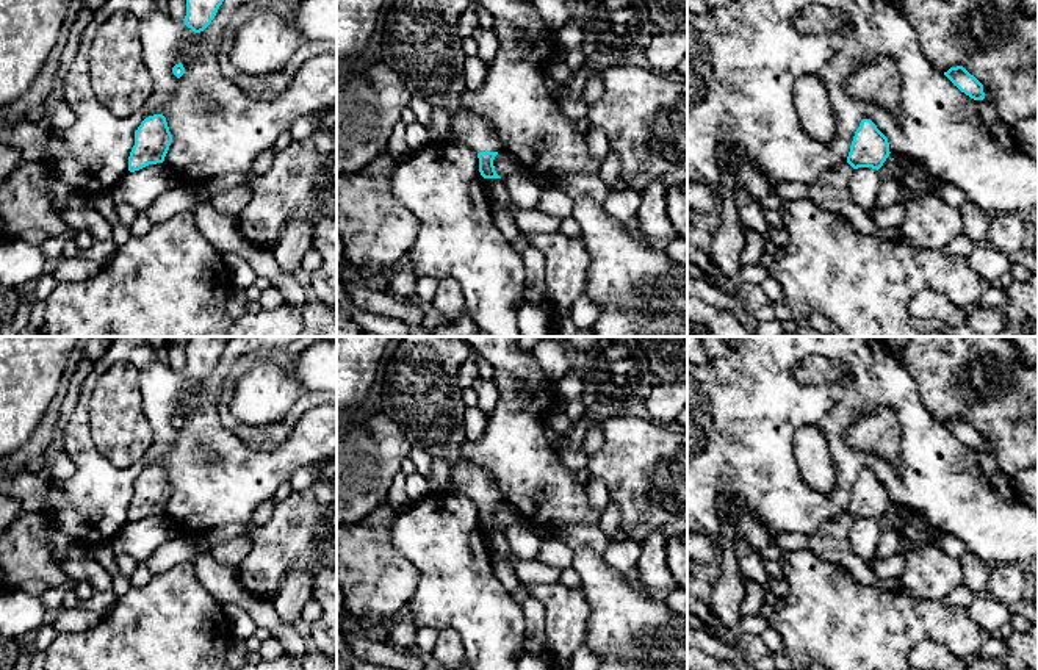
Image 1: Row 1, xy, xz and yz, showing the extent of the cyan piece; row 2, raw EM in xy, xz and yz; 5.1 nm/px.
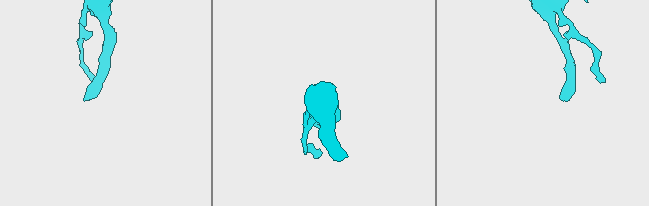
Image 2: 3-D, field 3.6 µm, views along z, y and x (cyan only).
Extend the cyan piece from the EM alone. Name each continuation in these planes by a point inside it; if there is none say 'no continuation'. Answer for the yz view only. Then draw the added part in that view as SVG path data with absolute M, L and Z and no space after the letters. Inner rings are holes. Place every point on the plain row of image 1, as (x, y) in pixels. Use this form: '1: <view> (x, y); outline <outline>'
1: yz (830, 542); outline M842 515L827 521L808 537L808 548L820 559L844 567L858 582L881 590L899 590L899 578L877 578L867 564L853 553L850 546L850 529L853 518Z

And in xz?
1: xz (421, 396); outline M404 337L384 371L380 412L401 429L413 448L421 448L449 465L451 493L463 493L476 504L499 502L503 495L492 474L462 459L467 407L457 374L470 354L473 349L460 337Z

